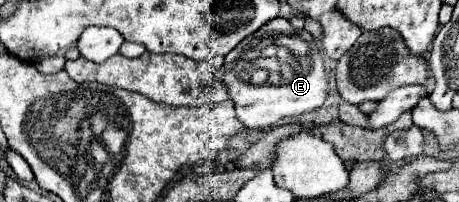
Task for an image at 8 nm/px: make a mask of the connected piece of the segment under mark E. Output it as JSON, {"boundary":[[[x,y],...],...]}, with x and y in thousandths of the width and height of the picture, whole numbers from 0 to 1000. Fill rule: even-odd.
{"boundary":[[[597,94],[536,183],[488,292],[488,371],[519,589],[545,639],[601,629],[614,589],[684,550],[706,520],[719,401],[688,193],[667,144],[641,144],[627,94]],[[580,351],[580,401],[558,411],[553,361]]]}

